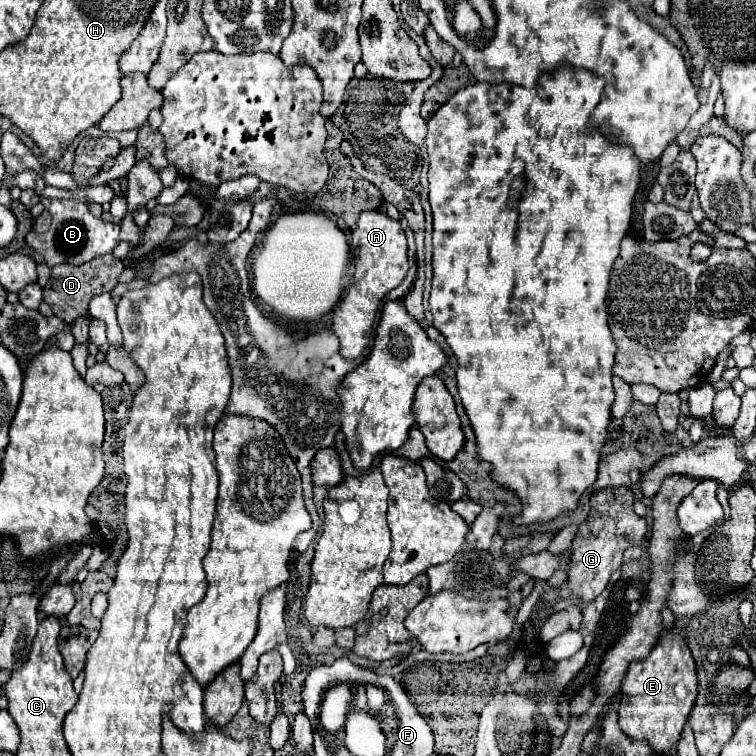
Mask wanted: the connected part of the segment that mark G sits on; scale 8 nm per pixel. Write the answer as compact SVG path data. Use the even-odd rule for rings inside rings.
M605 487L591 495L591 513L579 525L571 547L571 569L567 587L573 597L579 597L583 605L591 603L603 593L613 571L623 563L623 551L641 545L647 539L647 521L633 511L633 491L629 487Z

